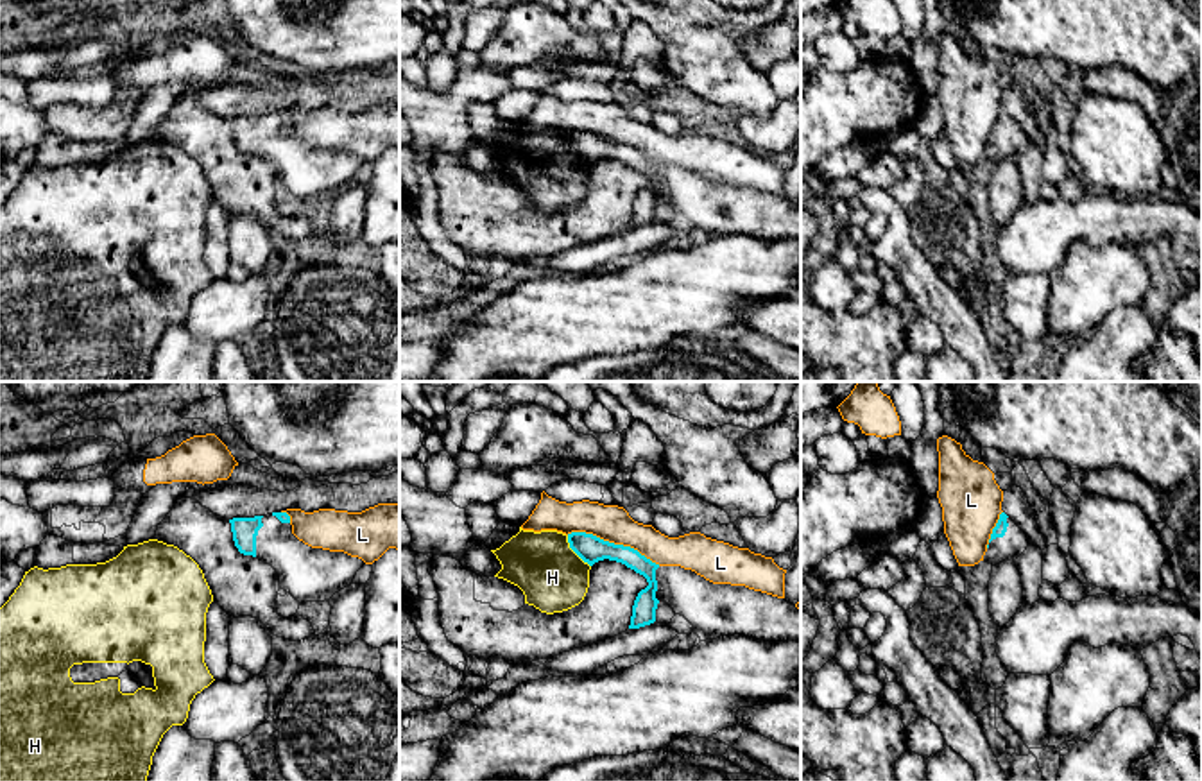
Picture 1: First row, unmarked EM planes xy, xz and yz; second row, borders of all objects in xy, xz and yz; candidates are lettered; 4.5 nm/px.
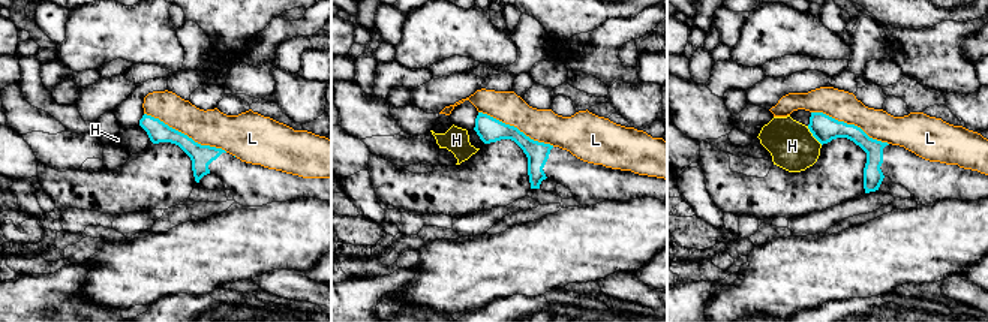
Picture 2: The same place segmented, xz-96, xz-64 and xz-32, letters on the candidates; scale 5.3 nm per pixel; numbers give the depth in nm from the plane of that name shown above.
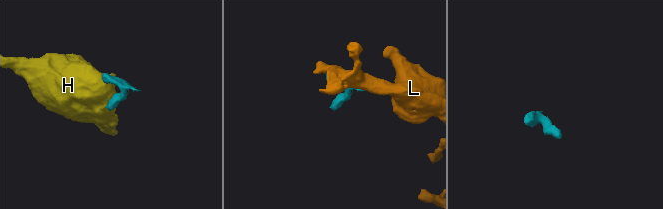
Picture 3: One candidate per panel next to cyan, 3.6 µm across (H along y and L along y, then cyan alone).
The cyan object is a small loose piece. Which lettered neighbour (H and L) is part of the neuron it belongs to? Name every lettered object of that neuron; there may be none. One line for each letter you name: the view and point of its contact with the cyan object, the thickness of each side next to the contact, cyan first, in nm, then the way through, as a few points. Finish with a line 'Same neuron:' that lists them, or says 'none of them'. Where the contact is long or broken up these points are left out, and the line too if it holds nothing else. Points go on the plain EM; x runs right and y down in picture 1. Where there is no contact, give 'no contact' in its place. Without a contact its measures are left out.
Same neuron: none of them

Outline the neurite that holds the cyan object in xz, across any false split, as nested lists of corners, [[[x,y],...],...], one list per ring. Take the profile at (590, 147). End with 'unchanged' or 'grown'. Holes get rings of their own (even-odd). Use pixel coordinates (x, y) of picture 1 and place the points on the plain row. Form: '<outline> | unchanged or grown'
[[[571,131],[568,142],[589,165],[609,158],[647,177],[648,185],[634,199],[629,227],[654,222],[657,202],[666,201],[693,224],[700,240],[742,233],[761,240],[801,242],[801,210],[785,197],[745,185],[713,183],[681,165],[659,165],[631,145],[593,133]]] | grown

